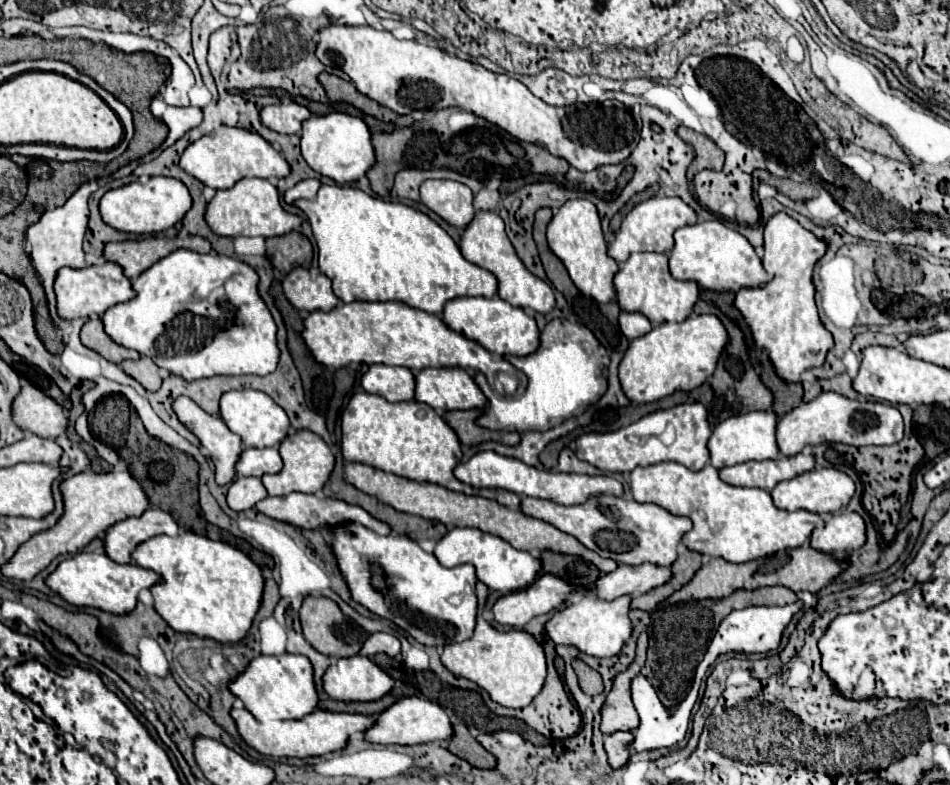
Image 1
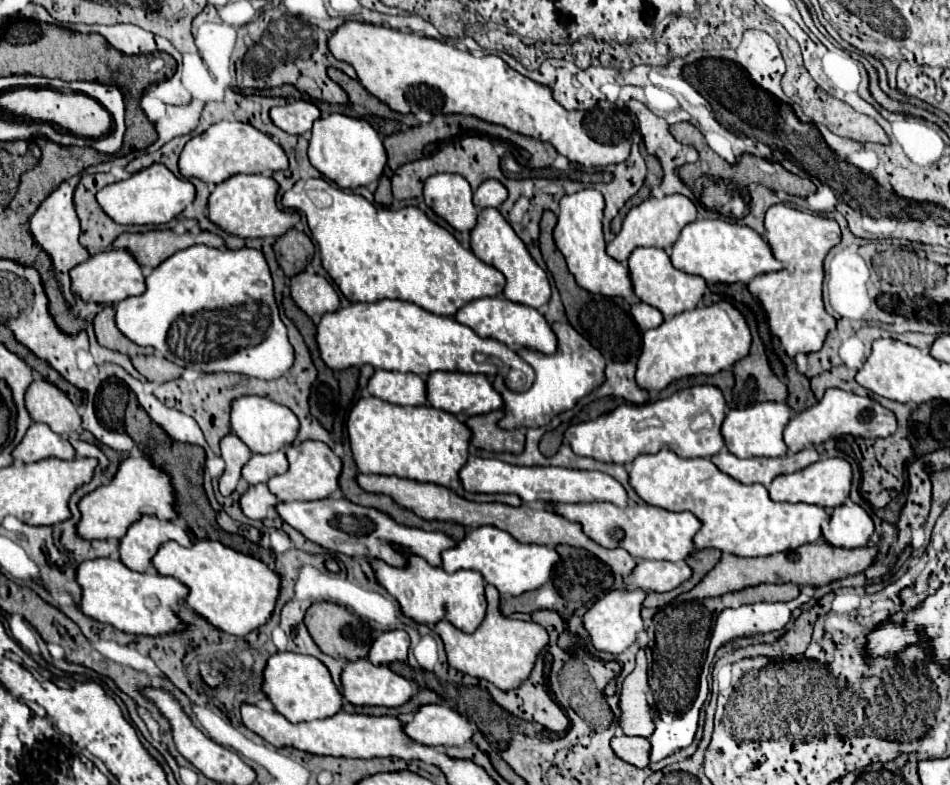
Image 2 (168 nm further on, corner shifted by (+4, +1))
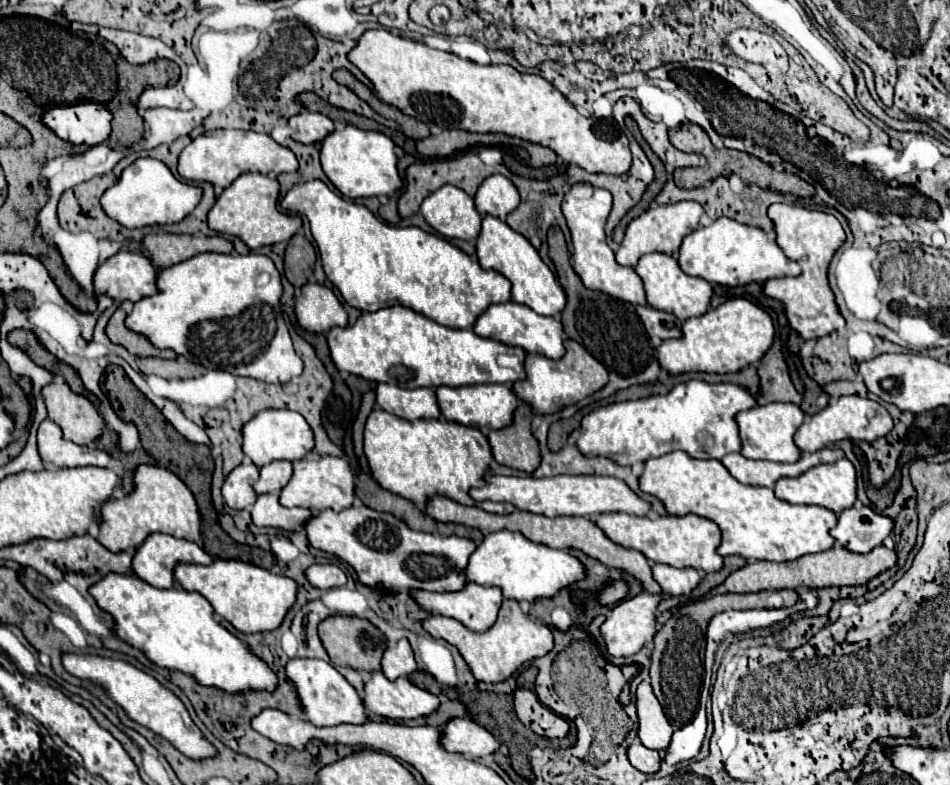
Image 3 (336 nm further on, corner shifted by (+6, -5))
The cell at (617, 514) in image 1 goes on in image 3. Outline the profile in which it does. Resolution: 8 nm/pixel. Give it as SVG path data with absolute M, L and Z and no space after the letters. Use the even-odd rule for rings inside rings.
M604 513L596 519L596 525L622 547L642 551L650 561L668 563L672 567L696 567L704 573L720 571L724 567L724 557L718 555L722 541L720 527L700 515L664 515L664 517L636 517L628 513Z

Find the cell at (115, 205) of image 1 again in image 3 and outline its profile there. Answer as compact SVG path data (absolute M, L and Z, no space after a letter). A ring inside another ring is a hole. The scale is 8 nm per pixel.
M140 157L132 165L128 165L120 179L108 187L100 199L108 217L124 223L124 227L146 227L146 225L172 225L182 221L192 209L200 203L202 189L196 185L188 185L178 181L172 171L158 159Z

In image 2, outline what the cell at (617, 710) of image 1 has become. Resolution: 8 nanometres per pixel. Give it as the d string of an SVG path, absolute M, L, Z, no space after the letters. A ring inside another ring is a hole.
M640 649L636 655L636 667L622 681L622 689L620 689L618 727L624 731L624 735L648 737L654 731L646 691L648 691L646 657L644 657L644 649Z

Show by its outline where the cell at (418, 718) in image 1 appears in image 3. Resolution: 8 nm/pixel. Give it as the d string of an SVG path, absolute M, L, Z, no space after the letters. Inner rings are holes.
M452 719L444 727L446 751L462 753L468 757L484 757L498 751L500 741L472 719Z

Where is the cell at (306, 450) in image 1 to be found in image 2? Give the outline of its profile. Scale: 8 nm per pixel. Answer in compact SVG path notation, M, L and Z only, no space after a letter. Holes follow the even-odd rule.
M302 441L302 443L292 443L286 447L286 457L288 457L288 471L284 475L272 477L268 481L268 489L272 495L276 495L280 501L312 501L312 499L324 499L330 497L338 489L338 473L342 471L342 461L332 453L332 449L322 443L322 441Z

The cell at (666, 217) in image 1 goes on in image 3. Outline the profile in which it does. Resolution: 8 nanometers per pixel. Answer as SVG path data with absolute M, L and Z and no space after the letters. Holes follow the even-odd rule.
M680 201L680 203L672 203L672 205L652 205L648 211L644 211L638 219L634 219L626 227L624 241L622 241L620 249L616 251L616 261L620 265L634 267L642 255L654 253L654 251L678 257L678 249L680 249L682 239L688 233L698 229L702 215L704 215L704 209L696 201Z

